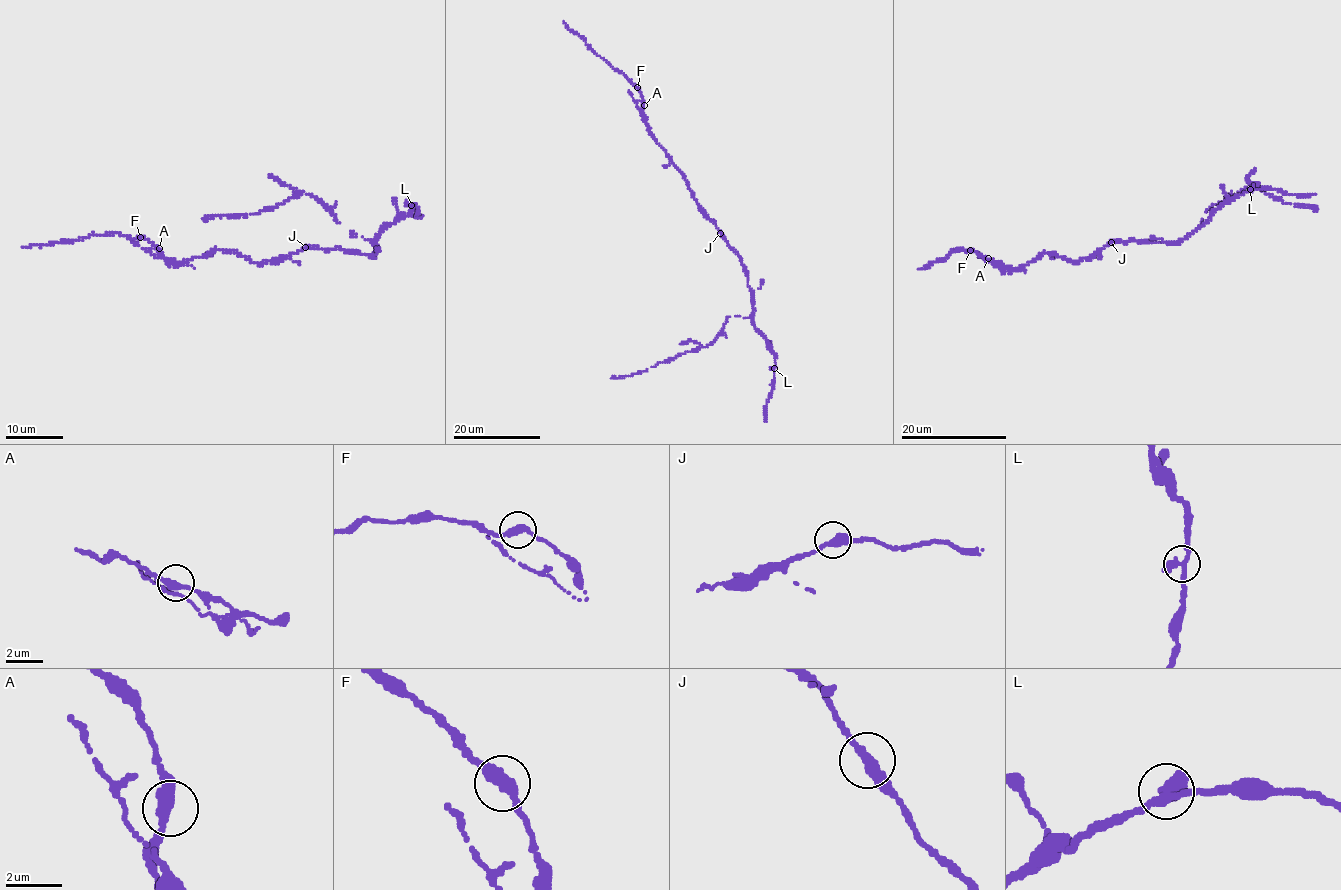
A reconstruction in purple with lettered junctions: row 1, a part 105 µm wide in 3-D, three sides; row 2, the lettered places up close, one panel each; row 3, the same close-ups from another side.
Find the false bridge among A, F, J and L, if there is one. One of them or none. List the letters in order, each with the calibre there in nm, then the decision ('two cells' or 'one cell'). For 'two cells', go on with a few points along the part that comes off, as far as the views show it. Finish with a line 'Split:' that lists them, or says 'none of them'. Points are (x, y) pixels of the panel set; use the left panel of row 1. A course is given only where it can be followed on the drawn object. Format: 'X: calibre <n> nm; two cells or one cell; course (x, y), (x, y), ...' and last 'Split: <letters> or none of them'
A: calibre 360 nm; one cell
F: calibre 360 nm; one cell
J: calibre 360 nm; one cell
L: calibre 320 nm; one cell
Split: none of them

